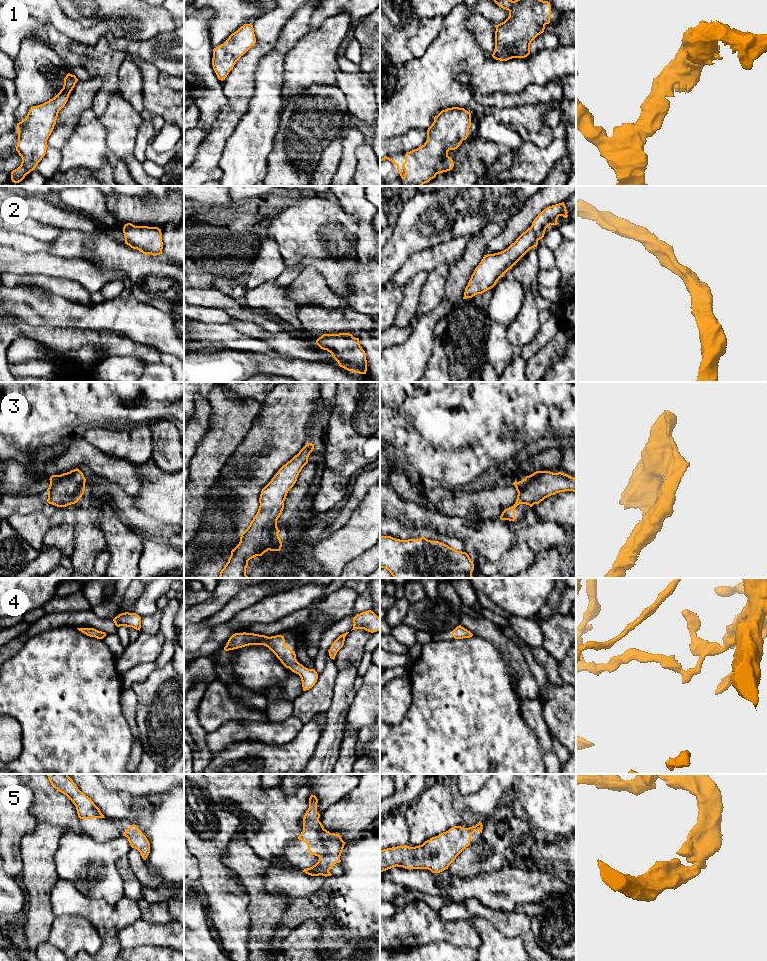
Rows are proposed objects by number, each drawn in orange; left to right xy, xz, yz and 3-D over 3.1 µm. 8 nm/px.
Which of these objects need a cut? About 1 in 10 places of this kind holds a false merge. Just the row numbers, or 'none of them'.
none of them

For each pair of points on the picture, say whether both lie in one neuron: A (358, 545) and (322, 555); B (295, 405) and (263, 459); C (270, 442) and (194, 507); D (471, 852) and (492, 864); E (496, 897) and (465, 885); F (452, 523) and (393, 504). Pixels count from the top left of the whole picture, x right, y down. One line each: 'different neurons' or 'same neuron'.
A: same neuron
B: same neuron
C: different neurons
D: same neuron
E: same neuron
F: same neuron

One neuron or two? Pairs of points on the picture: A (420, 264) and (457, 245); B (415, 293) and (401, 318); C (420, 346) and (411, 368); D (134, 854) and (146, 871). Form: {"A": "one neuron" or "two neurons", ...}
{"A": "one neuron", "B": "one neuron", "C": "one neuron", "D": "one neuron"}

